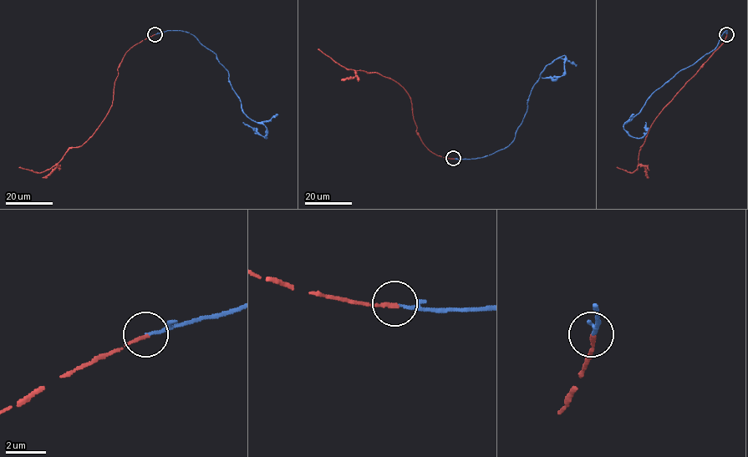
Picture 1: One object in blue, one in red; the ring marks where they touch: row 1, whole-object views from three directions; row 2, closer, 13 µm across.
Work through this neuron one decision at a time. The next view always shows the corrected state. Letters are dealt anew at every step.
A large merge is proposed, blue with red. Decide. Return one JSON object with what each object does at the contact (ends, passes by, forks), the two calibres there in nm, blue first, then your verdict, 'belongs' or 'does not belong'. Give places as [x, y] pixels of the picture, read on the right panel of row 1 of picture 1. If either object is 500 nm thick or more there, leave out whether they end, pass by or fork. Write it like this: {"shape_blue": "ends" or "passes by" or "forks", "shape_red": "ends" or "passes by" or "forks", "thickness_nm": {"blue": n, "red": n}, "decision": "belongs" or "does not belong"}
{"shape_blue": "ends", "shape_red": "ends", "thickness_nm": {"blue": 120, "red": 160}, "decision": "belongs"}

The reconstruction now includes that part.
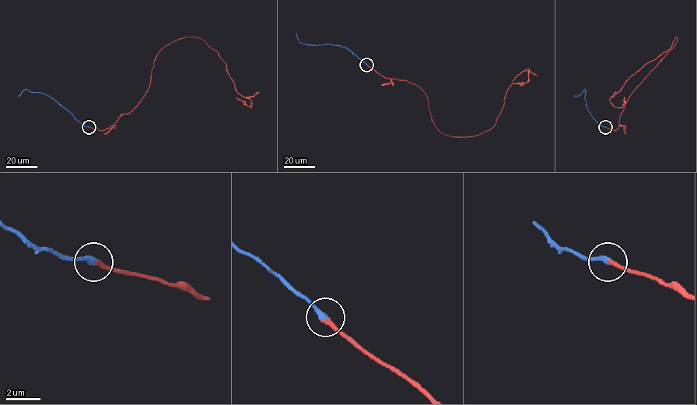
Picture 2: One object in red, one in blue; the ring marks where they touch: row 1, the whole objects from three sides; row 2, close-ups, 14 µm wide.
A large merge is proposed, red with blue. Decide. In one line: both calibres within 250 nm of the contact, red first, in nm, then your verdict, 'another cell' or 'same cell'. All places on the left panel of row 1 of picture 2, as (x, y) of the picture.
280/360 nm | same cell

